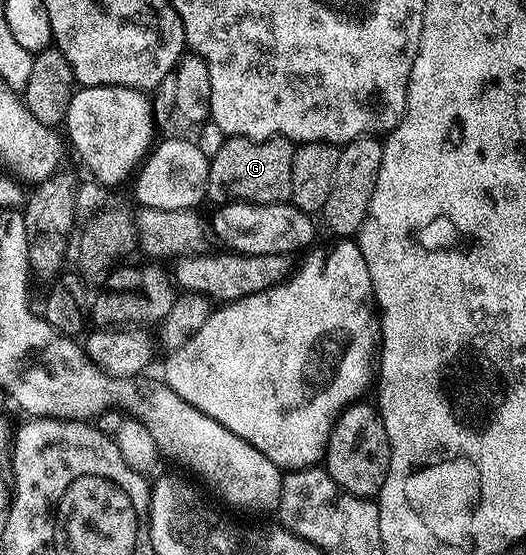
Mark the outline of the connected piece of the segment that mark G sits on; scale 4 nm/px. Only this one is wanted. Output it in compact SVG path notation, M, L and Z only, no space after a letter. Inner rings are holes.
M227 137L217 155L209 159L207 199L215 205L228 201L286 203L293 185L293 155L296 144L289 139L244 139Z

